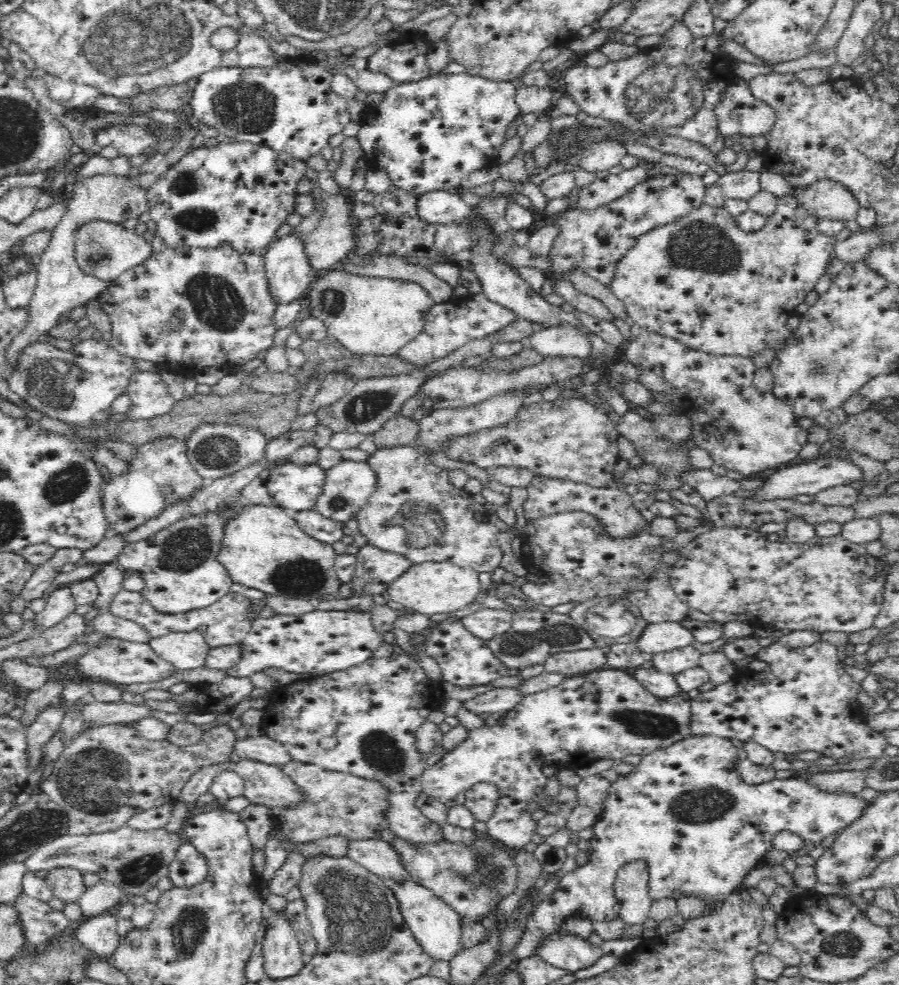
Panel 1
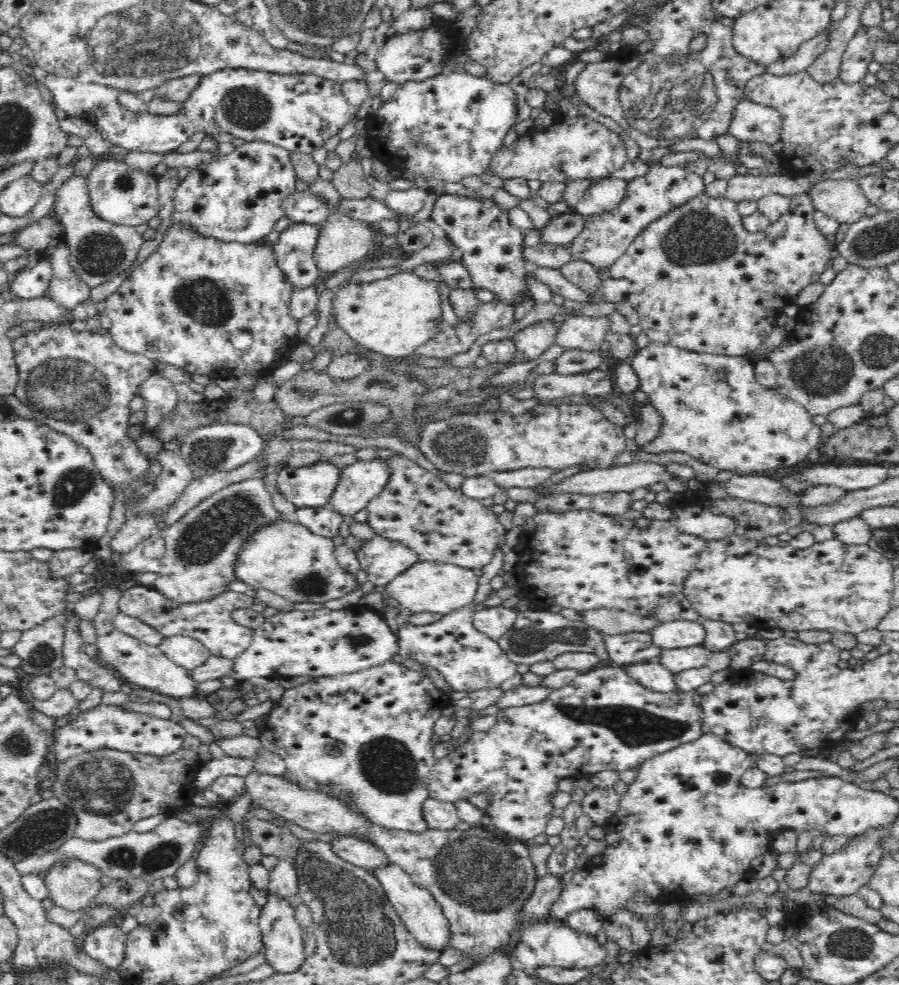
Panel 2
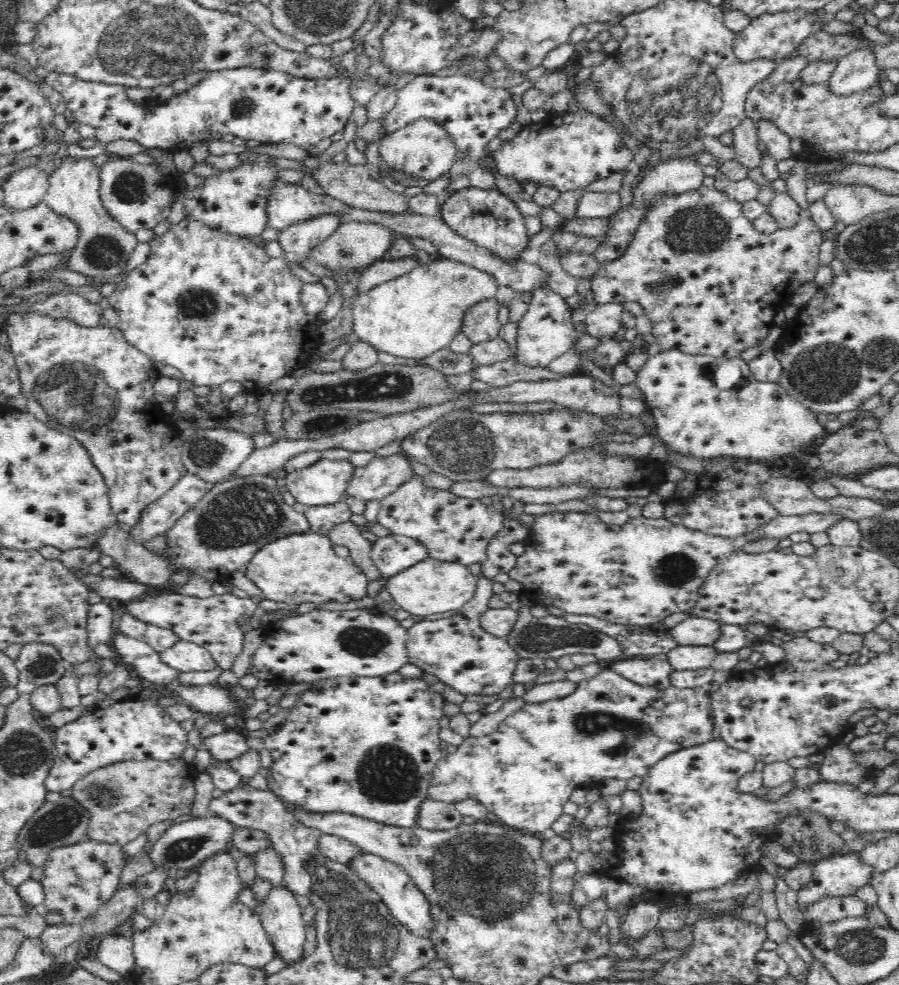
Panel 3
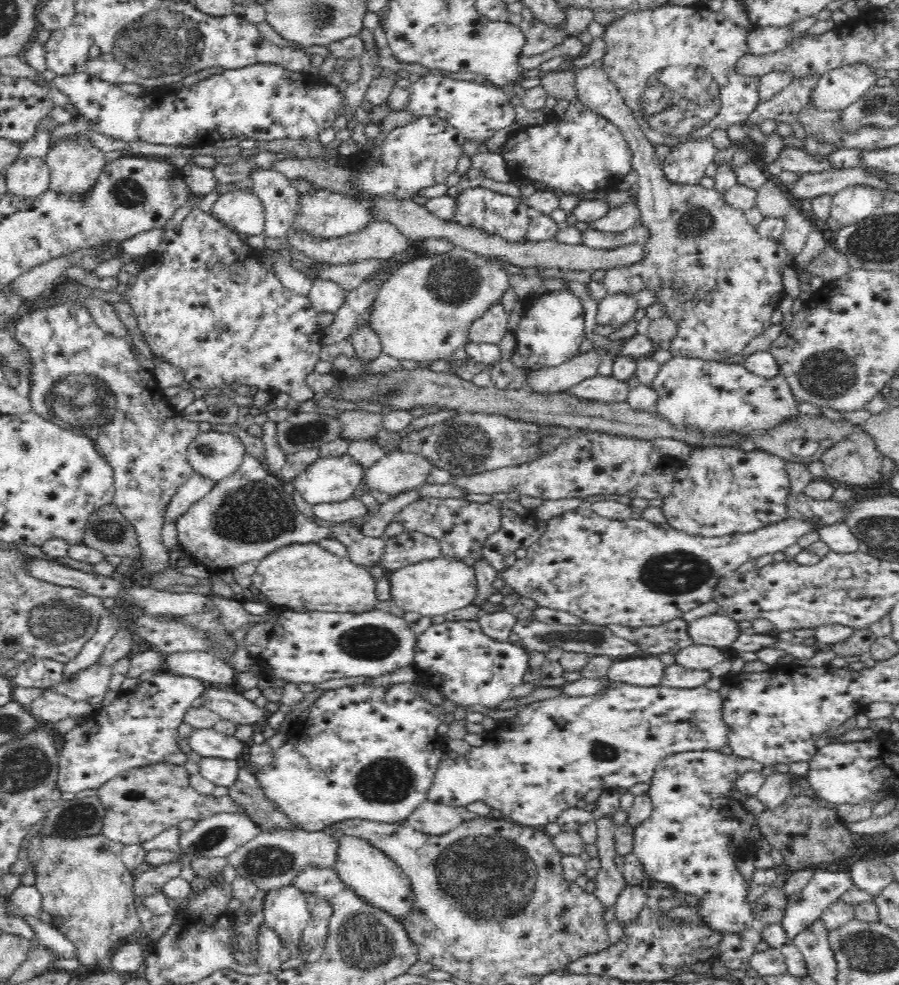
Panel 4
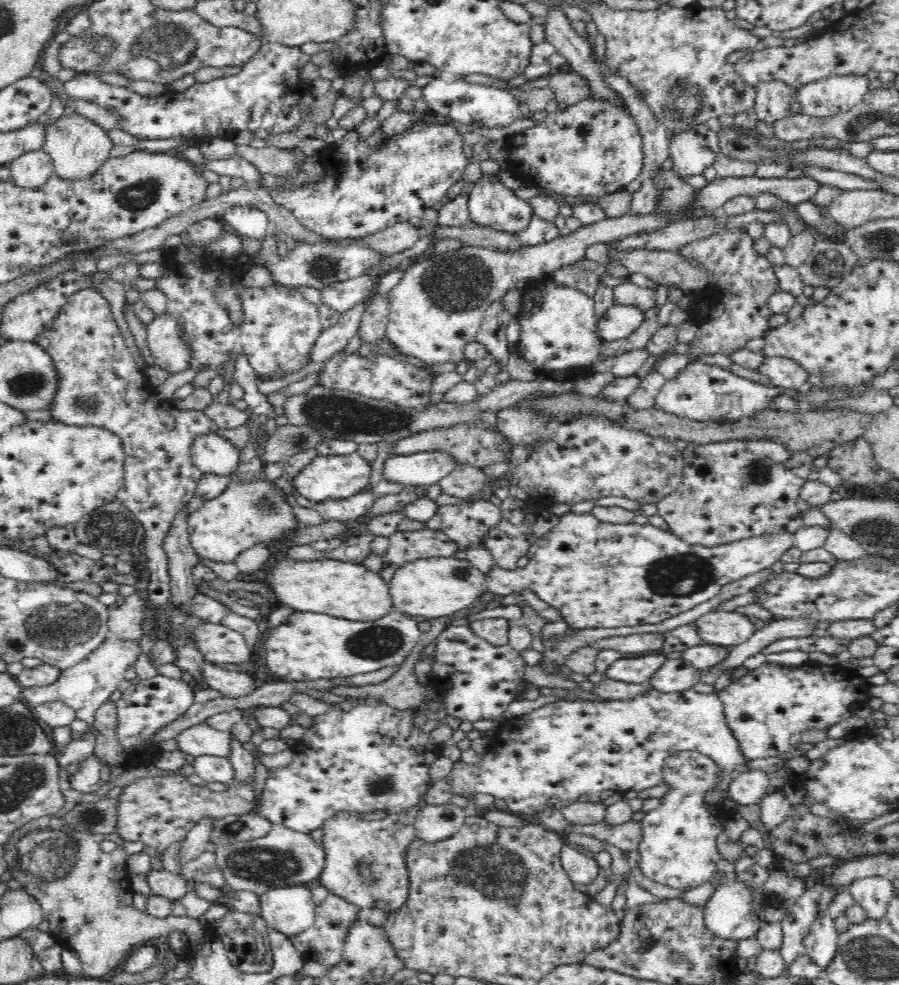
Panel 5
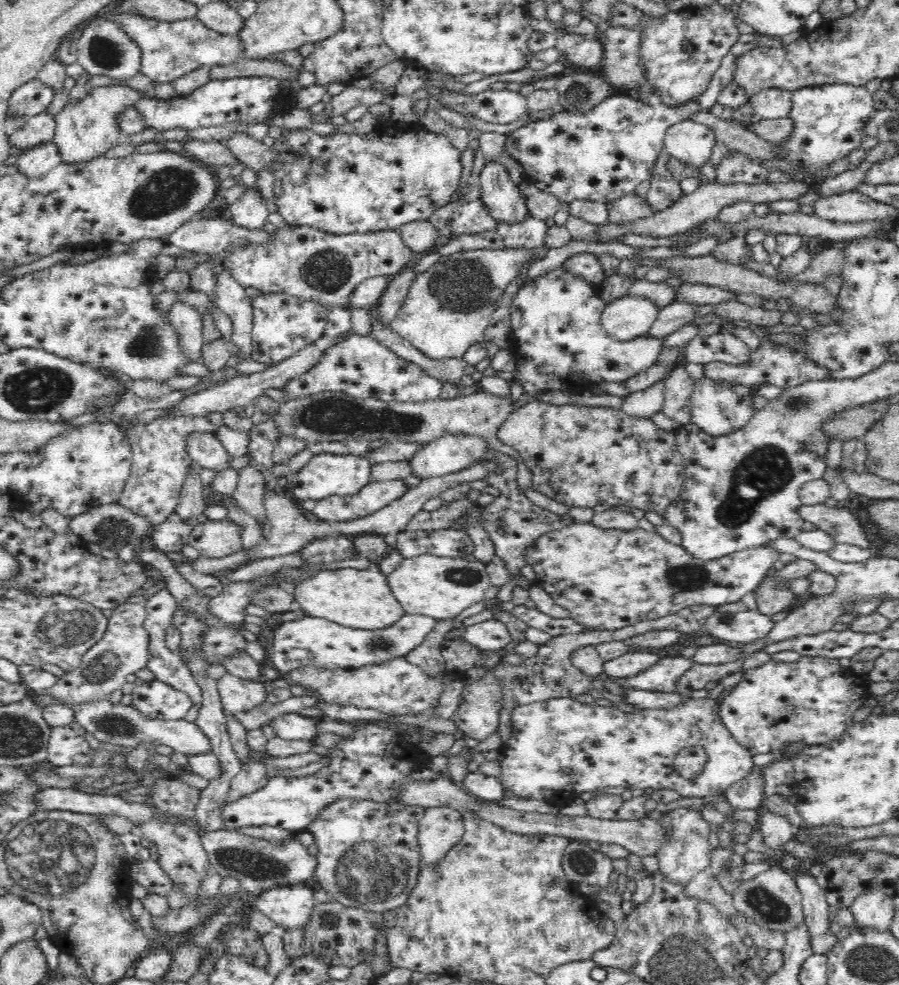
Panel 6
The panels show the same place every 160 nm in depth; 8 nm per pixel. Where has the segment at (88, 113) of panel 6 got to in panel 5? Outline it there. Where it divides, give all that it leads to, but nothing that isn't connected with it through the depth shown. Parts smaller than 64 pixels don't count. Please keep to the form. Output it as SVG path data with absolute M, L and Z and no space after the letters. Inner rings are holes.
M74 113L62 115L54 126L48 126L42 149L51 156L55 176L62 180L86 180L94 176L96 170L110 158L113 147L106 130Z

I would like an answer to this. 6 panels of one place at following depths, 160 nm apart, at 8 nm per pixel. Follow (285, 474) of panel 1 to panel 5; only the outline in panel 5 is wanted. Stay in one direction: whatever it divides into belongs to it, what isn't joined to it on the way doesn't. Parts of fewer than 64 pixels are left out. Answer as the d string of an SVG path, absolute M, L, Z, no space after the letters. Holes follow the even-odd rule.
M356 452L338 456L318 455L302 472L293 478L291 483L294 486L294 493L298 493L310 500L312 503L319 503L329 499L340 500L353 497L360 493L370 483L371 464L366 462Z

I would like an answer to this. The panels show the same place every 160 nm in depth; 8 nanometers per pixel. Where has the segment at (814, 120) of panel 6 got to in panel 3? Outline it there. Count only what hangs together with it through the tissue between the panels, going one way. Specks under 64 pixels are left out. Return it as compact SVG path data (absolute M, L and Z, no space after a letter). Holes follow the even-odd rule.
M856 47L838 59L828 82L834 93L849 95L873 87L879 81L881 68L876 64L876 55L870 47Z

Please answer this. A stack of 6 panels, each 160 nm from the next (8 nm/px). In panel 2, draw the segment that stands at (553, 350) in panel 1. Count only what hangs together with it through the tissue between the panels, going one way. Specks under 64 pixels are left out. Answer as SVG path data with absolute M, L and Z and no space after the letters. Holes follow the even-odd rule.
M568 316L557 319L558 332L554 336L554 345L562 350L580 350L584 352L600 351L606 338L606 332L610 331L608 316L600 318L588 318L586 316Z

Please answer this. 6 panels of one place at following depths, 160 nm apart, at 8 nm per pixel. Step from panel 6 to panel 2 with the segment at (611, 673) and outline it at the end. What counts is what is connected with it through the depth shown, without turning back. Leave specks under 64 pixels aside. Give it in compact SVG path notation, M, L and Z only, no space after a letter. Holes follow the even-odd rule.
M638 663L625 669L634 680L654 692L667 694L677 691L674 674L660 663Z

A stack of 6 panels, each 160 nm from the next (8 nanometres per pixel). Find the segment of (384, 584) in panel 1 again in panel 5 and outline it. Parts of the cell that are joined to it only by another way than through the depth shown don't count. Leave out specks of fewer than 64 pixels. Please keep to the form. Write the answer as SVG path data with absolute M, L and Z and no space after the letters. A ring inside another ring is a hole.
M440 530L396 531L388 537L389 545L384 556L387 564L404 566L424 558L451 557L458 550L447 534Z

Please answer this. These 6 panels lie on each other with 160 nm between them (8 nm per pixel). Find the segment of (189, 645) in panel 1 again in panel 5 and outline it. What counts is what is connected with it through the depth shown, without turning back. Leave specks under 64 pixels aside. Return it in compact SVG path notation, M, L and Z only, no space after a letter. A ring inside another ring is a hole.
M204 661L199 670L201 680L209 688L214 688L230 698L247 695L259 684L259 680L250 672L226 670L210 661Z

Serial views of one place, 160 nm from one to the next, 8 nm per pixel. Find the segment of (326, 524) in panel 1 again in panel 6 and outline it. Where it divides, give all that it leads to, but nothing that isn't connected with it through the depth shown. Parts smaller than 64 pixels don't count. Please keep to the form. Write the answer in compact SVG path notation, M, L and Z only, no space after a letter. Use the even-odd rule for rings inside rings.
M402 479L370 482L356 494L334 496L316 502L313 513L320 520L342 522L364 518L402 496L408 487Z

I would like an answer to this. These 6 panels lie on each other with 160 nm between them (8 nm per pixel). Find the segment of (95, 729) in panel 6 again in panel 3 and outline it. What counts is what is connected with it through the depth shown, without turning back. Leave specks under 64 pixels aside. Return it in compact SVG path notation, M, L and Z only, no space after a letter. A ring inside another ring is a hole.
M226 730L222 734L204 738L204 747L220 761L229 761L246 754L250 747L242 730Z

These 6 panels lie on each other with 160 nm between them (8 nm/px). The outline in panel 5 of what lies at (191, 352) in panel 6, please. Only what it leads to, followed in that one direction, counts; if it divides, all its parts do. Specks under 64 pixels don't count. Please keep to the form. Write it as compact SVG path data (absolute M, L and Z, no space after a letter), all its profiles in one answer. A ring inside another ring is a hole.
M159 315L147 327L146 346L157 367L174 375L190 366L190 349L182 341L182 331L176 327L176 318Z

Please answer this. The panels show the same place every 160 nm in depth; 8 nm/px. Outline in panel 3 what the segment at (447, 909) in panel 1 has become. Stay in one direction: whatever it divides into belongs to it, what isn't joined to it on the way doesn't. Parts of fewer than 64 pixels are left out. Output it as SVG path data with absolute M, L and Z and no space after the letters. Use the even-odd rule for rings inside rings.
M363 853L358 859L348 864L364 881L370 883L370 887L376 891L382 901L387 904L389 912L395 920L402 923L410 933L420 938L428 938L435 934L435 921L433 918L432 905L426 894L418 890L413 878L398 865L384 860L374 854Z

